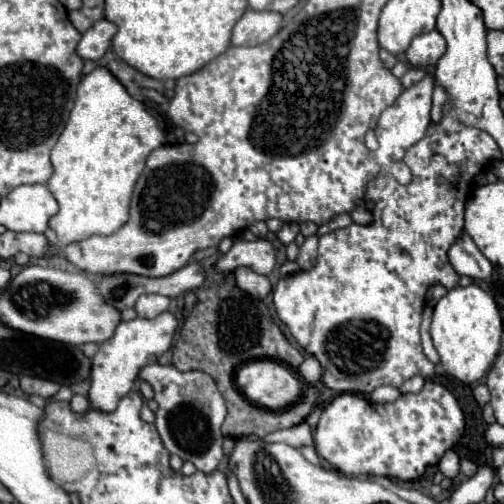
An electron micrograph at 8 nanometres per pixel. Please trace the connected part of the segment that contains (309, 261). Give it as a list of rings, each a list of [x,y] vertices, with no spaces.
[[[308,236],[306,242],[300,246],[300,254],[298,254],[298,260],[296,264],[302,268],[302,270],[308,270],[314,266],[316,262],[316,248],[318,248],[318,236]]]

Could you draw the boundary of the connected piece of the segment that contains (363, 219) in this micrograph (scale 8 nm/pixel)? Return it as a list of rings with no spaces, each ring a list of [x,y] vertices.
[[[362,200],[356,204],[356,208],[350,212],[350,216],[352,216],[352,220],[356,224],[368,224],[368,222],[372,222],[370,212],[368,212],[368,208],[366,208],[366,204]]]

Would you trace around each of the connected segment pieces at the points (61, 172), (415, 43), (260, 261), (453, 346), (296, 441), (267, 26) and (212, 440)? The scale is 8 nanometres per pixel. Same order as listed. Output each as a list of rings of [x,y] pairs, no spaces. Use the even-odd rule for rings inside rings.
[[[104,66],[82,76],[70,120],[52,148],[54,174],[48,188],[60,204],[50,228],[58,234],[58,244],[70,244],[88,236],[108,236],[128,220],[132,186],[144,170],[152,150],[166,142],[166,126],[144,102],[132,98],[124,84]]]
[[[438,30],[424,32],[416,36],[406,50],[406,58],[412,66],[428,66],[436,64],[446,52],[446,40]]]
[[[236,238],[230,252],[220,258],[218,268],[222,272],[230,272],[240,266],[248,266],[258,274],[270,274],[272,268],[276,266],[276,254],[272,244],[268,240],[248,242]]]
[[[476,284],[458,286],[436,304],[430,328],[444,370],[460,382],[480,382],[492,366],[502,340],[502,316],[494,296]]]
[[[302,422],[300,426],[292,426],[288,430],[278,430],[278,432],[272,432],[264,438],[266,444],[272,444],[272,442],[284,442],[288,446],[294,446],[294,448],[300,448],[300,446],[312,446],[314,440],[312,440],[312,430],[306,422]]]
[[[248,8],[234,26],[232,44],[234,46],[256,46],[272,38],[280,30],[280,26],[282,26],[280,12],[268,12],[268,10],[258,12],[258,10]]]
[[[148,364],[138,374],[140,380],[148,380],[154,388],[154,400],[158,402],[156,428],[170,454],[178,454],[182,460],[194,462],[202,472],[212,472],[218,468],[222,452],[222,432],[220,426],[226,418],[226,404],[216,386],[216,382],[200,370],[178,372],[174,366]],[[198,392],[198,396],[196,396]]]

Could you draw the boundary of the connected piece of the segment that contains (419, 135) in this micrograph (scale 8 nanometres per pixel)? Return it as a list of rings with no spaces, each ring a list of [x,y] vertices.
[[[426,74],[420,82],[416,82],[410,88],[406,88],[398,96],[398,100],[380,114],[378,126],[374,130],[376,138],[378,138],[378,150],[374,152],[374,156],[376,156],[376,160],[378,160],[378,164],[382,168],[388,168],[392,162],[402,160],[404,152],[424,138],[426,128],[430,124],[430,108],[432,108],[432,90],[434,90],[434,84],[436,84],[434,76]]]

